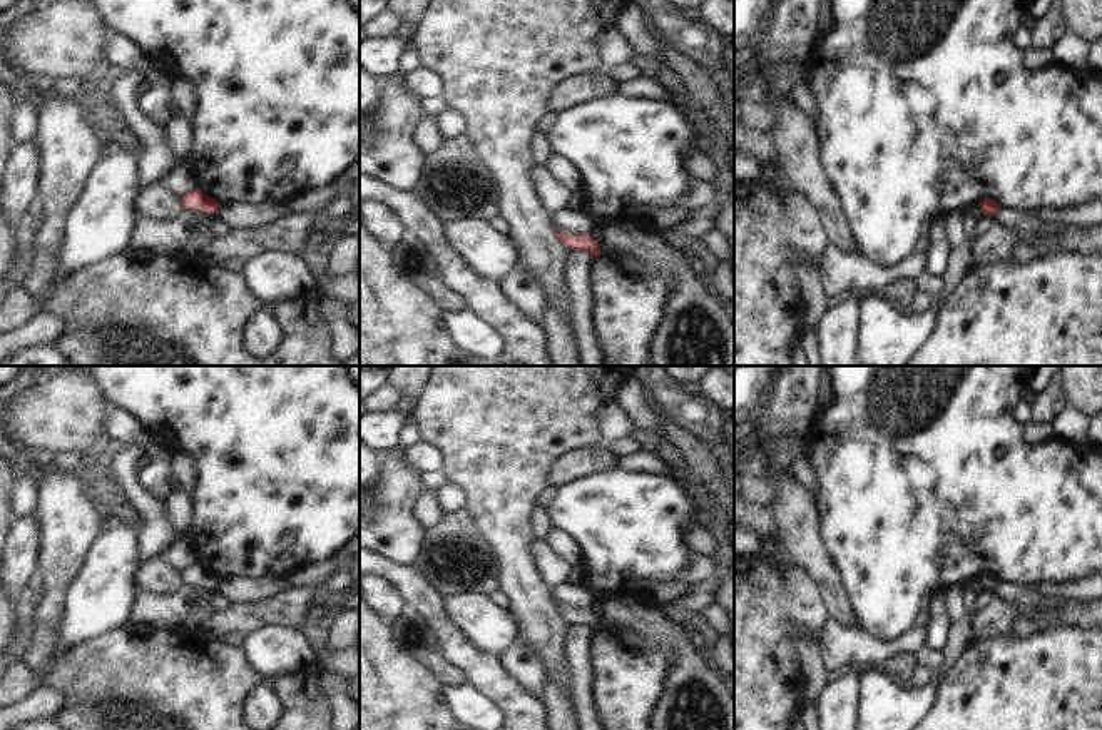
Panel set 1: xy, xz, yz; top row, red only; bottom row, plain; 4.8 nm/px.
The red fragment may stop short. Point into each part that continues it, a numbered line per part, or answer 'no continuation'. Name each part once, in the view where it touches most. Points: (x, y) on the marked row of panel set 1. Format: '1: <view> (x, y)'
no continuation

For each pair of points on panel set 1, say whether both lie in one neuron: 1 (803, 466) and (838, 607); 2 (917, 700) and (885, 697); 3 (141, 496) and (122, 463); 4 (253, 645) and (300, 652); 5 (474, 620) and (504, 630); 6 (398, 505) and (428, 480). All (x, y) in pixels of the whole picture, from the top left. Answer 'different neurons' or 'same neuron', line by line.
1: different neurons
2: same neuron
3: same neuron
4: same neuron
5: same neuron
6: different neurons

